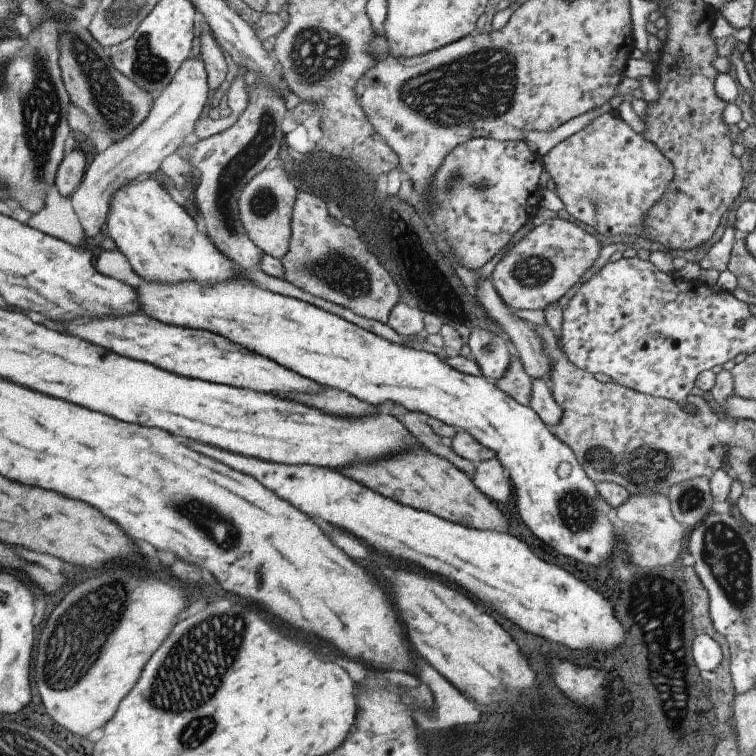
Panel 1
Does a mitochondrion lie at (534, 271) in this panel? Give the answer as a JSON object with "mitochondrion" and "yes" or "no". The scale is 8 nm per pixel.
{"mitochondrion":"yes"}

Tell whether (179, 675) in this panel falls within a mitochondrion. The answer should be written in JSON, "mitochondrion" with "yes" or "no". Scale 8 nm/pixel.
{"mitochondrion":"yes"}

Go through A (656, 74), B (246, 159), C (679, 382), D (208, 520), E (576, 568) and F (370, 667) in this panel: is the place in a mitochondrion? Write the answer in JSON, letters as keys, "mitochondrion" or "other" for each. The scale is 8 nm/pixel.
{"A":"other","B":"mitochondrion","C":"other","D":"mitochondrion","E":"other","F":"other"}

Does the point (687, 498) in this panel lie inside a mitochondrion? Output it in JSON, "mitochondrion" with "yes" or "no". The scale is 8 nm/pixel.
{"mitochondrion":"yes"}

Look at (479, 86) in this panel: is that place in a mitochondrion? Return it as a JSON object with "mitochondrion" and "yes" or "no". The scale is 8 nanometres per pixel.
{"mitochondrion":"yes"}

